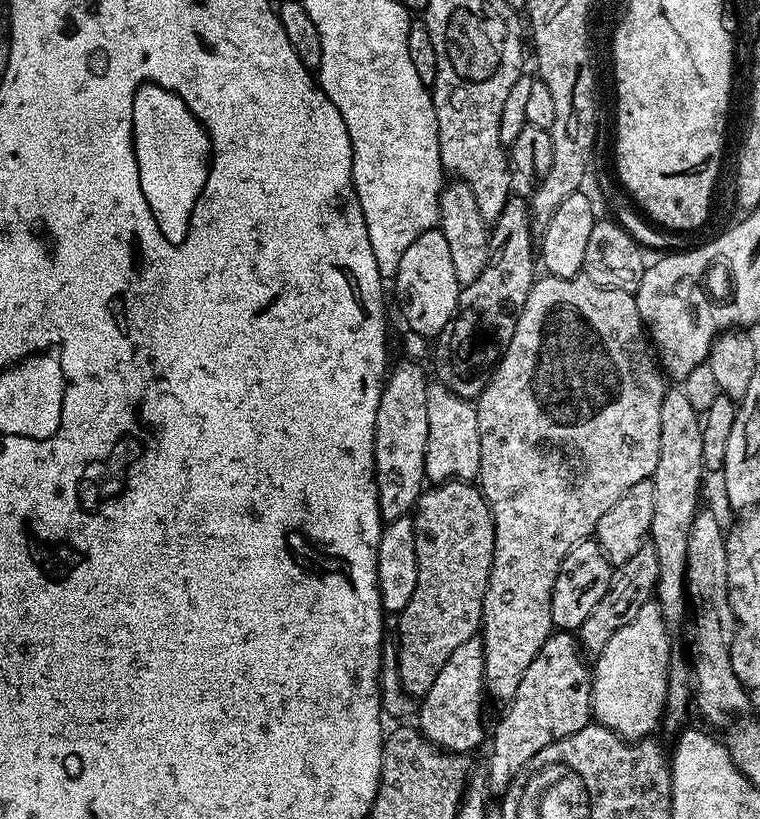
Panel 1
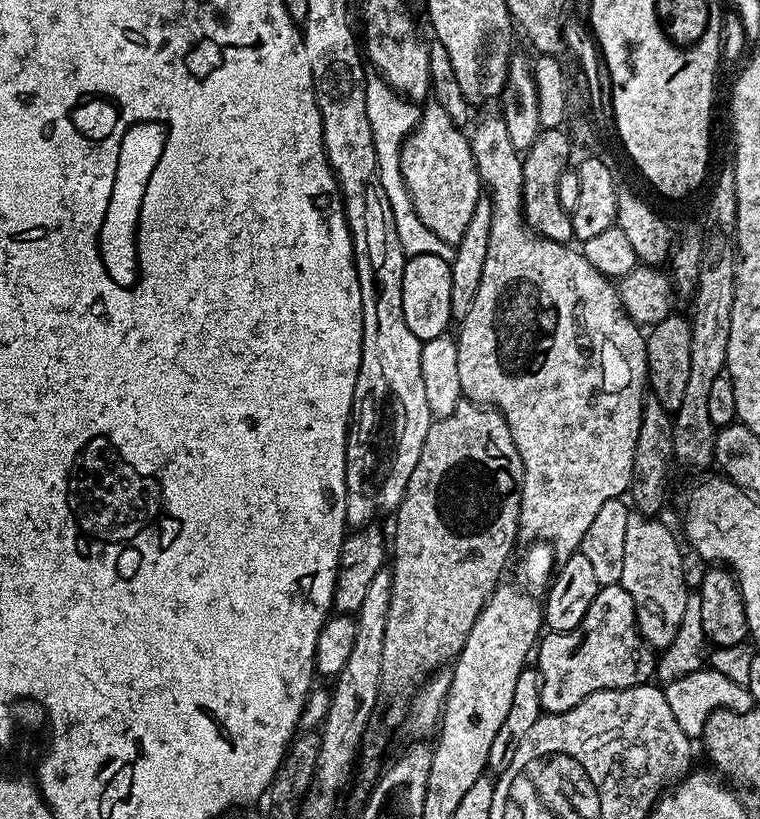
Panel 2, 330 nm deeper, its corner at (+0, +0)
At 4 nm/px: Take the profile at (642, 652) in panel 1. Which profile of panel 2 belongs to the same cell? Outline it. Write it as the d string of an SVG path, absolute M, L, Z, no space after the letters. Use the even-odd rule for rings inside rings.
M629 515L626 522L626 555L622 561L620 585L634 598L636 625L648 647L663 650L674 642L682 614L686 614L686 602L690 585L684 581L684 560L680 557L681 541L672 537L672 532L660 518Z

